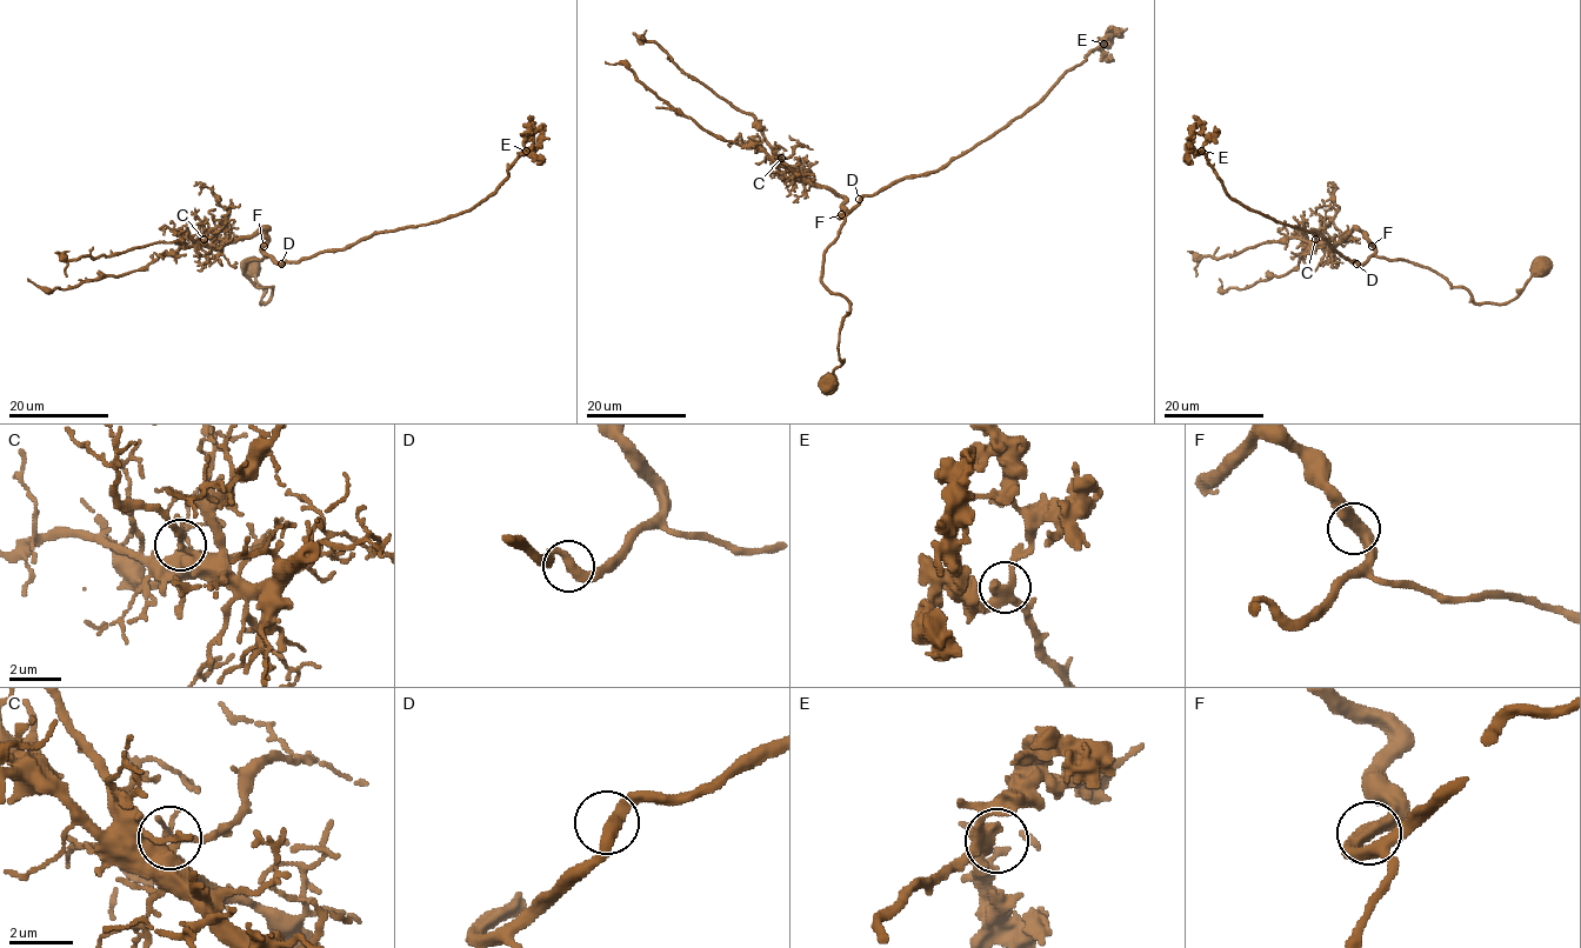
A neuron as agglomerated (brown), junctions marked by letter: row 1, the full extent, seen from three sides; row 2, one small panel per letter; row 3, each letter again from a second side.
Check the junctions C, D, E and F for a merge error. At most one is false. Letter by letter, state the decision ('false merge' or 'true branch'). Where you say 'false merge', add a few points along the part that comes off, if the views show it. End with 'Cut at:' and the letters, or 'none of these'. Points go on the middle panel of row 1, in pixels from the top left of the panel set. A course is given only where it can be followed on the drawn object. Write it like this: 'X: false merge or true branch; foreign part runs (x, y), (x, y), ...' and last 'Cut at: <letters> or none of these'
C: true branch
D: true branch
E: true branch
F: true branch
Cut at: none of these

